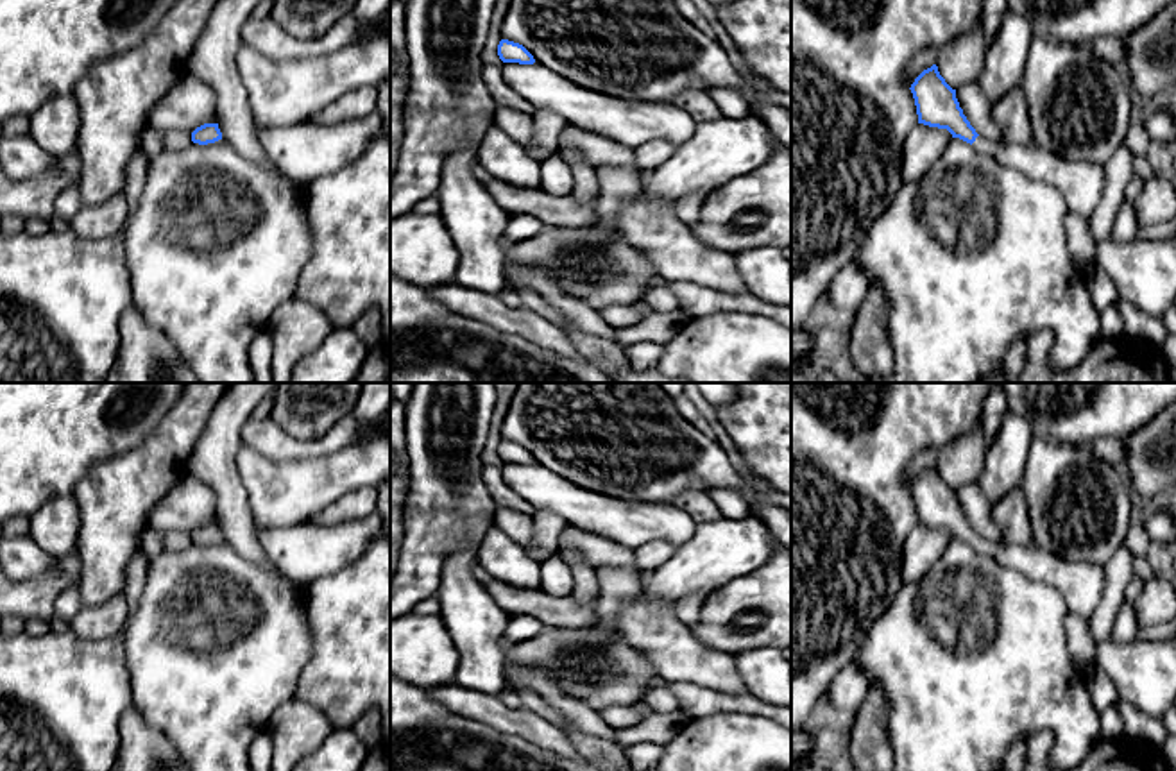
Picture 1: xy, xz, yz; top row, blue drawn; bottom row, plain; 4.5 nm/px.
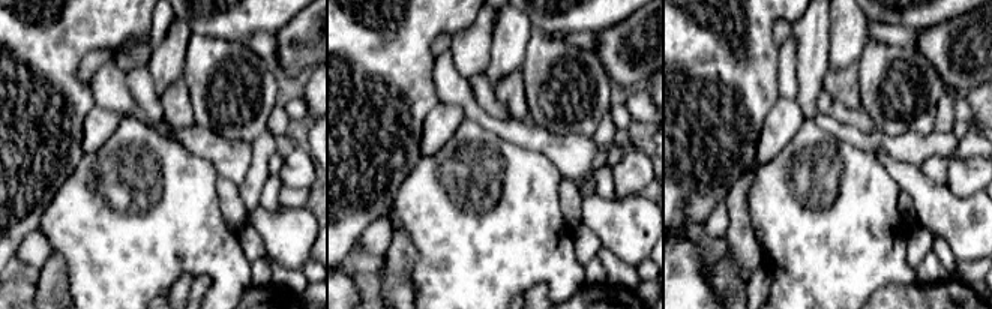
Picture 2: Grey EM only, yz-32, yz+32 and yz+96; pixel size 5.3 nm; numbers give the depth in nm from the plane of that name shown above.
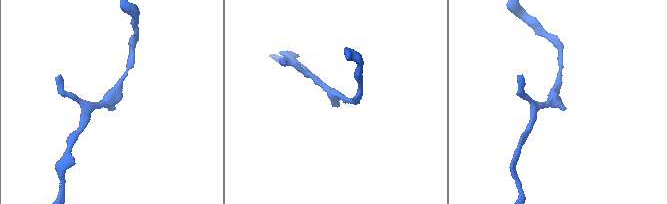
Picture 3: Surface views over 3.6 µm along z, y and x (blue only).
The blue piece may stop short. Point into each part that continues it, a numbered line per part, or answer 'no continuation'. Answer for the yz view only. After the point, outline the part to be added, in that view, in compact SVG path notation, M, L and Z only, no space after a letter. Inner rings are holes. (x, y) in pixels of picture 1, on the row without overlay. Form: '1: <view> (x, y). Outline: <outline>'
1: yz (1082, 585). Outline: M977 537L972 544L981 555L995 558L1026 578L1052 587L1069 612L1090 619L1101 603L1106 574L1104 567L1090 562L1067 562L1036 544L1002 544Z

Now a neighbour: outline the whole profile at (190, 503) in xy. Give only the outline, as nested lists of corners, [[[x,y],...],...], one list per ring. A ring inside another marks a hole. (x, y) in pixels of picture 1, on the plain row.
[[[184,472],[154,506],[147,528],[192,535],[204,524],[218,524],[217,496],[208,485]]]

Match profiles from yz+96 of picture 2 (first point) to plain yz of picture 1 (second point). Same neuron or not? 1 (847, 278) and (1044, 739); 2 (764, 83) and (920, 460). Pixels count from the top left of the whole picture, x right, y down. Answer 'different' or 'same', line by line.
1: different
2: different

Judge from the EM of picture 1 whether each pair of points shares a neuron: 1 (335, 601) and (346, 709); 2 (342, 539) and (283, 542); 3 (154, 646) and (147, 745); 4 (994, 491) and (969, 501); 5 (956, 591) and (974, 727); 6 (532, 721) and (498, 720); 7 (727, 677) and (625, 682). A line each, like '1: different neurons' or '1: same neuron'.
1: same neuron
2: same neuron
3: different neurons
4: different neurons
5: same neuron
6: same neuron
7: different neurons

